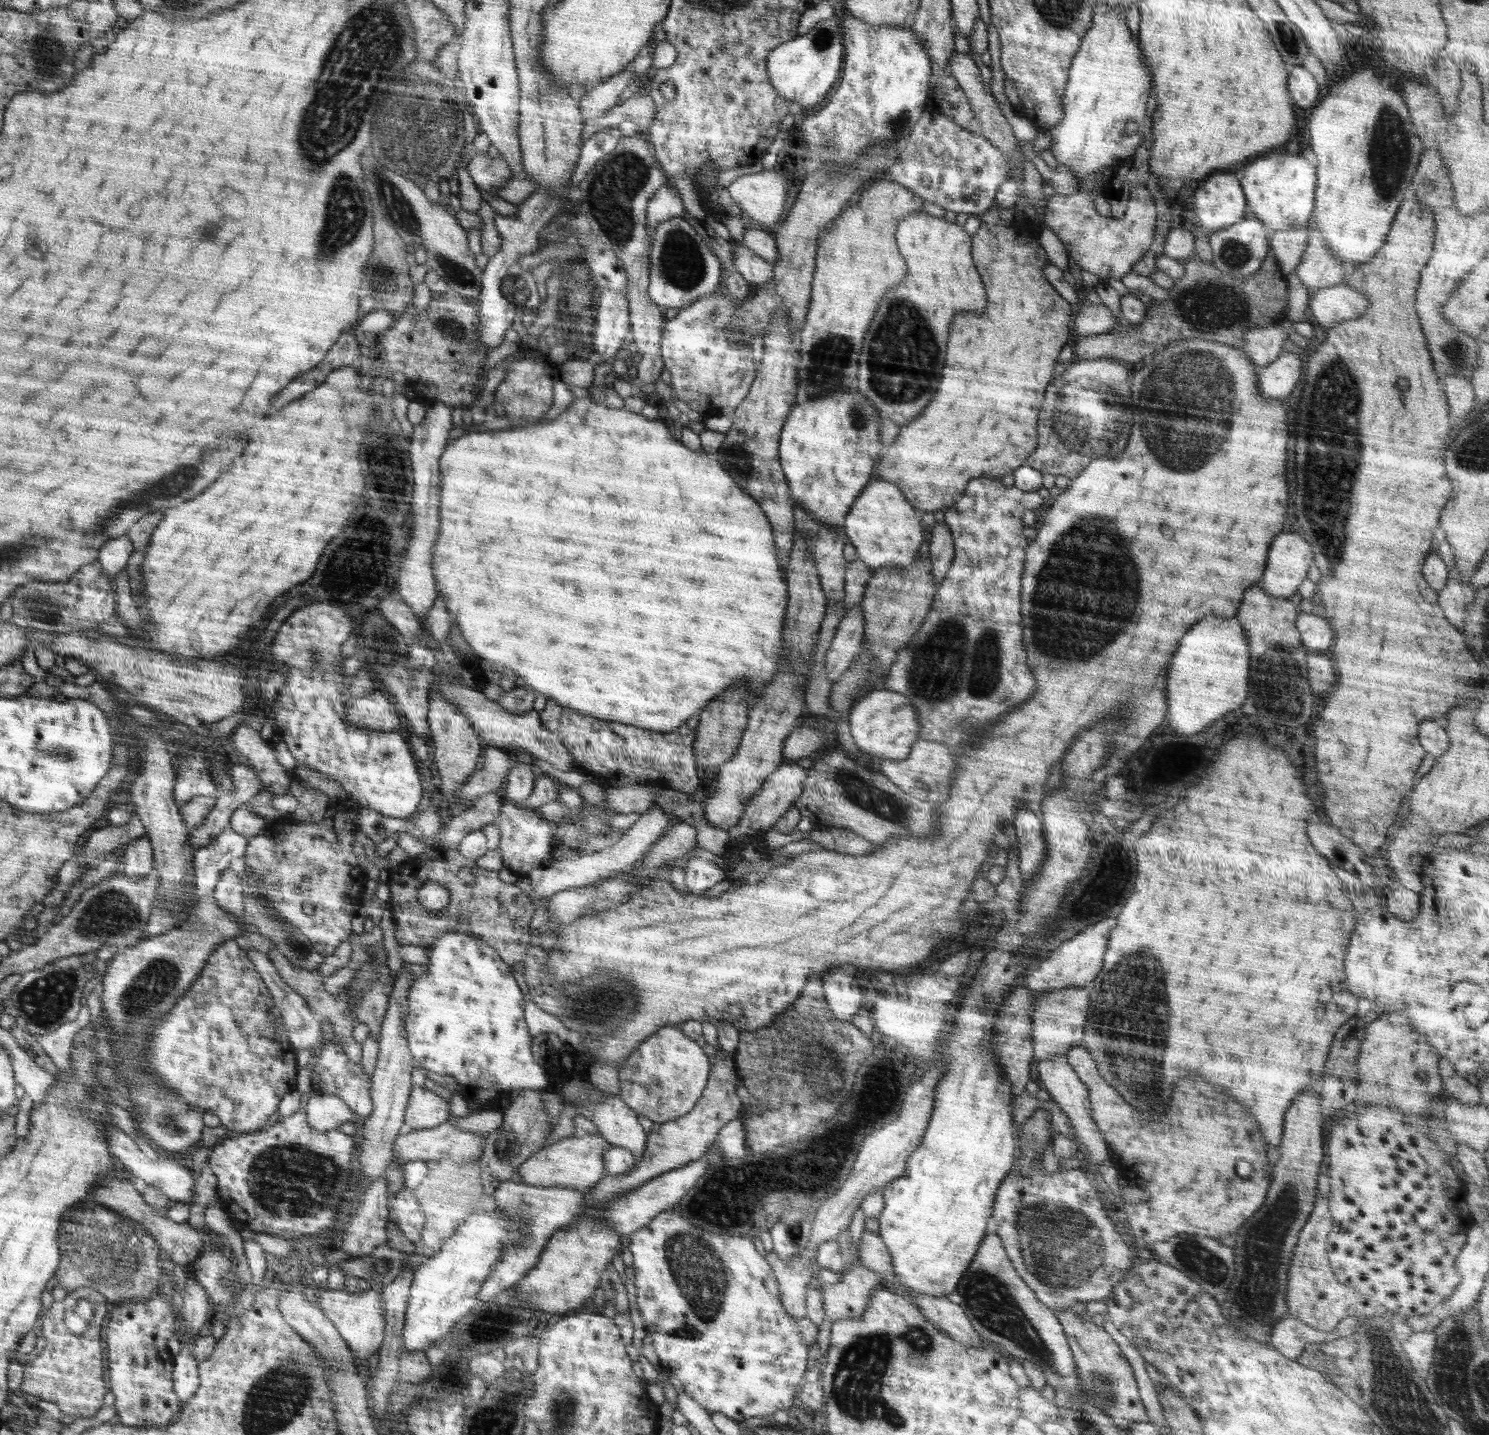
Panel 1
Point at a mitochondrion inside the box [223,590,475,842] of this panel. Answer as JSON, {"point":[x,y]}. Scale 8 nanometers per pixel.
{"point":[304,638]}

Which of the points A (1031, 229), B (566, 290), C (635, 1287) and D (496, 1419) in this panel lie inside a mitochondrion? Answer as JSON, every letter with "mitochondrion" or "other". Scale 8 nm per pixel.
{"A":"other","B":"other","C":"other","D":"mitochondrion"}

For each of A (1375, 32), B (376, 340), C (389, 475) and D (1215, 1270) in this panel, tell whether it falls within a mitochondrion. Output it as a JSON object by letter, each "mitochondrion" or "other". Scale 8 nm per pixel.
{"A":"other","B":"other","C":"mitochondrion","D":"mitochondrion"}

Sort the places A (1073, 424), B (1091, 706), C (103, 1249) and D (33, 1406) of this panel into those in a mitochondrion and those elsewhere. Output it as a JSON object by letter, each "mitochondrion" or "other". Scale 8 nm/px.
{"A":"mitochondrion","B":"other","C":"mitochondrion","D":"other"}

